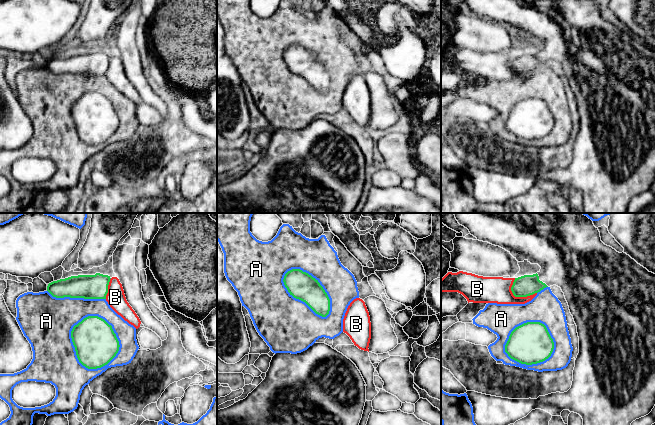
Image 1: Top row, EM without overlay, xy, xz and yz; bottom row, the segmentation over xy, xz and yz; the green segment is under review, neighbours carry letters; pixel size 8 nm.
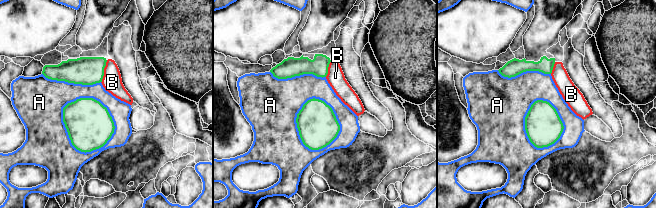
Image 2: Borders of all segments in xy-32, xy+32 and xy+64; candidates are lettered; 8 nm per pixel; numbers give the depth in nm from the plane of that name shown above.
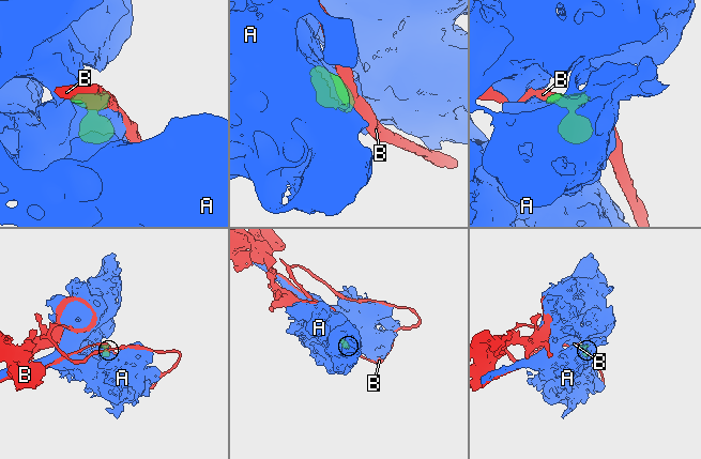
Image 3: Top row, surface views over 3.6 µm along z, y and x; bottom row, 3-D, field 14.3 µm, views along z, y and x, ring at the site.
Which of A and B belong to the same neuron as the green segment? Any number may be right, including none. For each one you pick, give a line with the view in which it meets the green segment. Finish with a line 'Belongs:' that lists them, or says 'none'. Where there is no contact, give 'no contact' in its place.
Belongs: none

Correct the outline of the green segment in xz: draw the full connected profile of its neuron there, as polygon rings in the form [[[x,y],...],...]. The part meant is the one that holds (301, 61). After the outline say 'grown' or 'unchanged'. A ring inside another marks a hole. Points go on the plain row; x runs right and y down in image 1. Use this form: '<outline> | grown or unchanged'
[[[300,45],[288,47],[283,55],[290,71],[305,78],[316,90],[326,93],[330,75],[318,56]]] | unchanged

